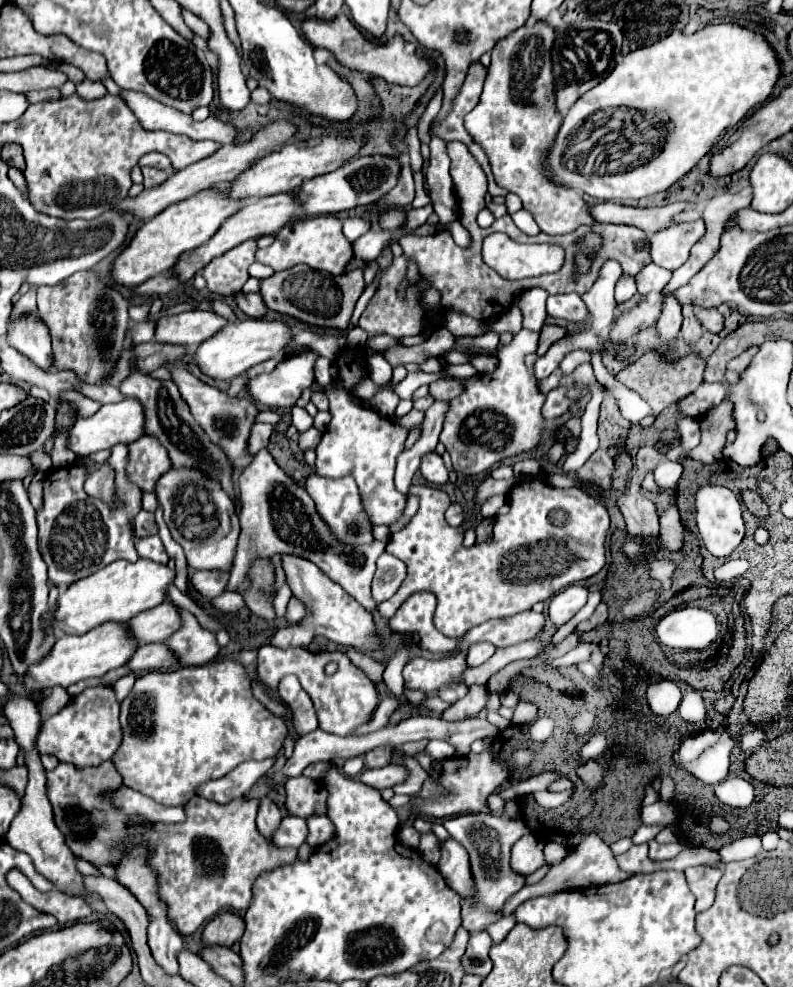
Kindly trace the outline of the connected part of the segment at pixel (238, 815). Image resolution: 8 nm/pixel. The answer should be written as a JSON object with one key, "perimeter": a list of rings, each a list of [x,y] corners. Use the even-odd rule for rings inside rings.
{"perimeter":[[[193,797],[187,805],[187,821],[179,825],[157,825],[149,827],[147,843],[151,849],[153,859],[149,859],[149,865],[159,873],[159,895],[169,905],[169,919],[177,925],[177,931],[181,935],[191,935],[197,931],[197,927],[213,917],[219,909],[233,907],[233,911],[247,909],[253,899],[253,883],[261,873],[267,873],[275,867],[283,867],[295,861],[291,849],[279,849],[273,847],[269,841],[265,841],[255,825],[255,817],[259,811],[257,799],[233,799],[227,805],[219,805],[215,801]]]}

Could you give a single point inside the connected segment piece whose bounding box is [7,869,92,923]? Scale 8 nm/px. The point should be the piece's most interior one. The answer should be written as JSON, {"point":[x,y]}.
{"point":[66,909]}

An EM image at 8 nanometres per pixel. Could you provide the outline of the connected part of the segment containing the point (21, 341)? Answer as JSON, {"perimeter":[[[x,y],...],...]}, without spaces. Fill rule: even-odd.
{"perimeter":[[[31,315],[15,319],[15,323],[9,325],[7,341],[37,367],[51,369],[51,335],[41,319],[31,319]]]}

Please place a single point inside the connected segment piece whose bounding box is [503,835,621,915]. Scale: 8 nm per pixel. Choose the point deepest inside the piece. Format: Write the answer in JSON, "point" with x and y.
{"point":[593,863]}

